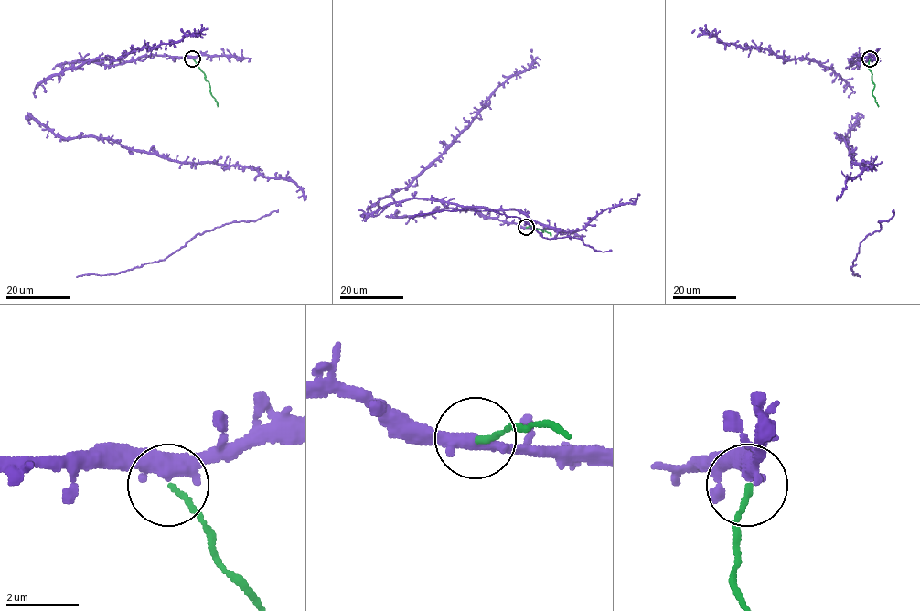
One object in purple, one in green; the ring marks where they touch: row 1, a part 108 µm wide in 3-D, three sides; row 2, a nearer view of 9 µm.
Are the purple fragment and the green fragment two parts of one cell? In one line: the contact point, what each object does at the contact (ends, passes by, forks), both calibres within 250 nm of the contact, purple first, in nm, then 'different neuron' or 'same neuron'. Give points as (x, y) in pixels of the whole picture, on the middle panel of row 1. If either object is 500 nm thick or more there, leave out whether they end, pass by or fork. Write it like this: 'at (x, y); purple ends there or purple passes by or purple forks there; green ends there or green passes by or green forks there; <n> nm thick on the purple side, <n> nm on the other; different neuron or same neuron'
at (526, 227); purple passes by; green ends there; 400 nm thick on the purple side, 140 nm on the other; different neuron

